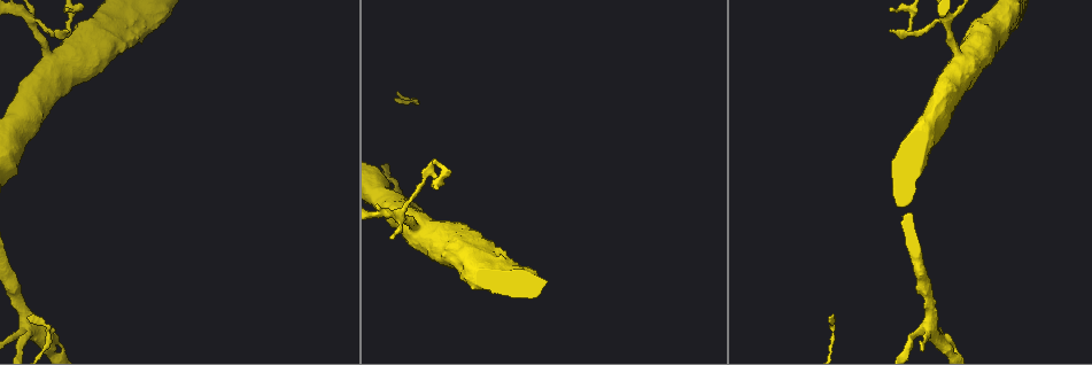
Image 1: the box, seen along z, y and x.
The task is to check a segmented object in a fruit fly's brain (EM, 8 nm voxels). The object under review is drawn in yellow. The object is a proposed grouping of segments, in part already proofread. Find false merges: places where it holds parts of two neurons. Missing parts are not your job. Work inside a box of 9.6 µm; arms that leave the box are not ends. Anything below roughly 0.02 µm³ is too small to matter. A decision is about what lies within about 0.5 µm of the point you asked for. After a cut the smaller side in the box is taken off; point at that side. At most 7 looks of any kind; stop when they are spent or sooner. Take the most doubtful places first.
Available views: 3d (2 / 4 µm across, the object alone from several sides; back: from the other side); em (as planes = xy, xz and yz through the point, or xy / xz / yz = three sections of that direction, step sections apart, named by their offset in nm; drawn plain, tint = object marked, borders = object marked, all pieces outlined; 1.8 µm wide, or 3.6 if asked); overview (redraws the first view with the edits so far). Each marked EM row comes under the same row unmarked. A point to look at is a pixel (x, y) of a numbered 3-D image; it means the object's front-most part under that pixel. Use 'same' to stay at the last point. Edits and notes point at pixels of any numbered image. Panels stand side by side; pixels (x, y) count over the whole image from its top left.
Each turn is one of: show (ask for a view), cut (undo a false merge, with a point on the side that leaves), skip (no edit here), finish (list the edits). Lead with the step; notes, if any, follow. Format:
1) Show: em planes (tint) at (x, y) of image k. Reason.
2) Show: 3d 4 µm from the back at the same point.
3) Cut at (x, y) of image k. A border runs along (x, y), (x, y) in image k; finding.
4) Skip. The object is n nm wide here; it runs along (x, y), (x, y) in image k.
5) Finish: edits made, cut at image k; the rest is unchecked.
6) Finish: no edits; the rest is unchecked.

Show: 3d 4 µm at (399, 217) of image 1. Abrupt turn.

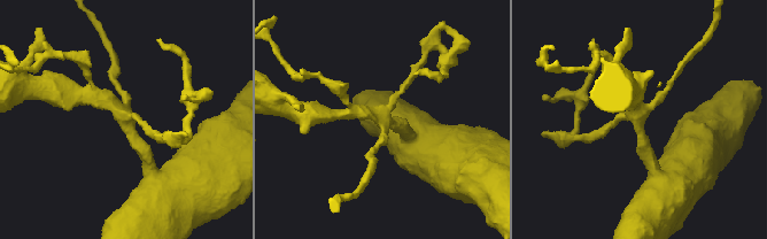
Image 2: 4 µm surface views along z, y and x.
Show: em planes (borders) at (127, 120) of image 2.

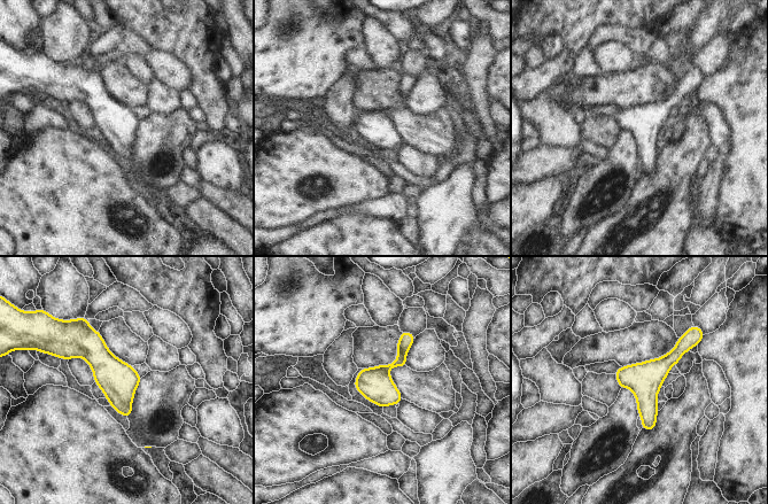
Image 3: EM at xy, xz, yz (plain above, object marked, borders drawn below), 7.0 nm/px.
Skip. The object is 240 nm wide here; it runs along (692, 341), (646, 382), (645, 425) in image 3; one neuron here.

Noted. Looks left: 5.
Show: em planes (tint) at (29, 325) of image 1. Four arms meet.

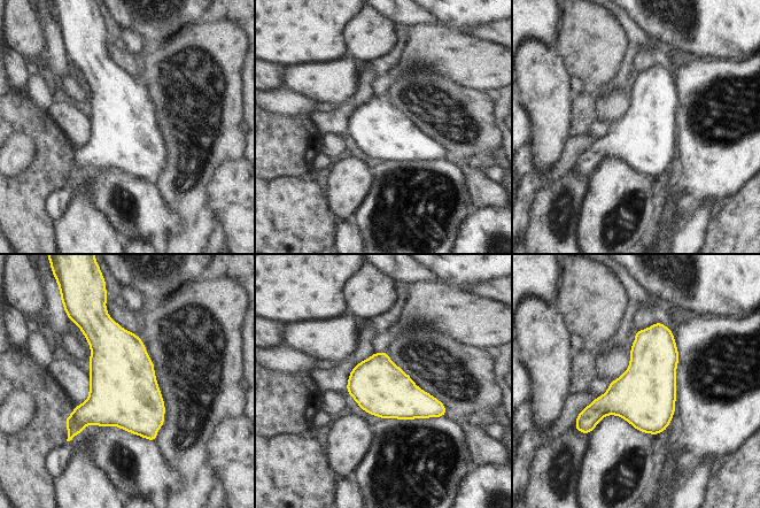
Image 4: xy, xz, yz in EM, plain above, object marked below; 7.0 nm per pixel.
Skip. One neuron here.

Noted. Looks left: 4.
Show: em 3.6 µm yz step 16 (tint) at (110, 33) of image 1. Thick turns thin.

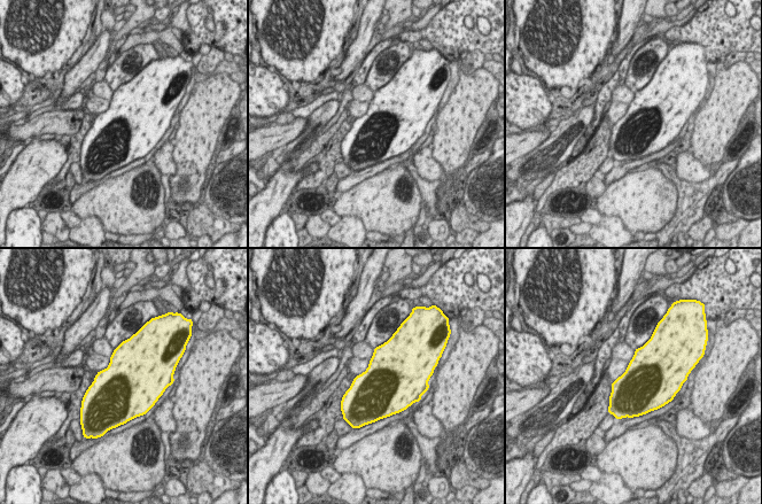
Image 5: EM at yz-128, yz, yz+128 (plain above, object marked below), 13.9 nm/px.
Show: em 3.6 µm planes (tint) at the same point. Cut it another way.

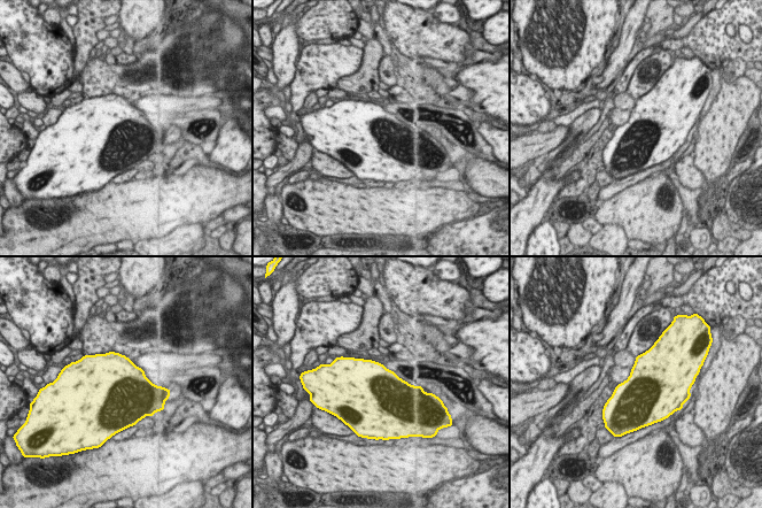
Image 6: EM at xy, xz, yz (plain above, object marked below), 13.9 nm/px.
Skip. All the same neuron.

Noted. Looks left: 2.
Finish: no edits; the rest is unchecked.

